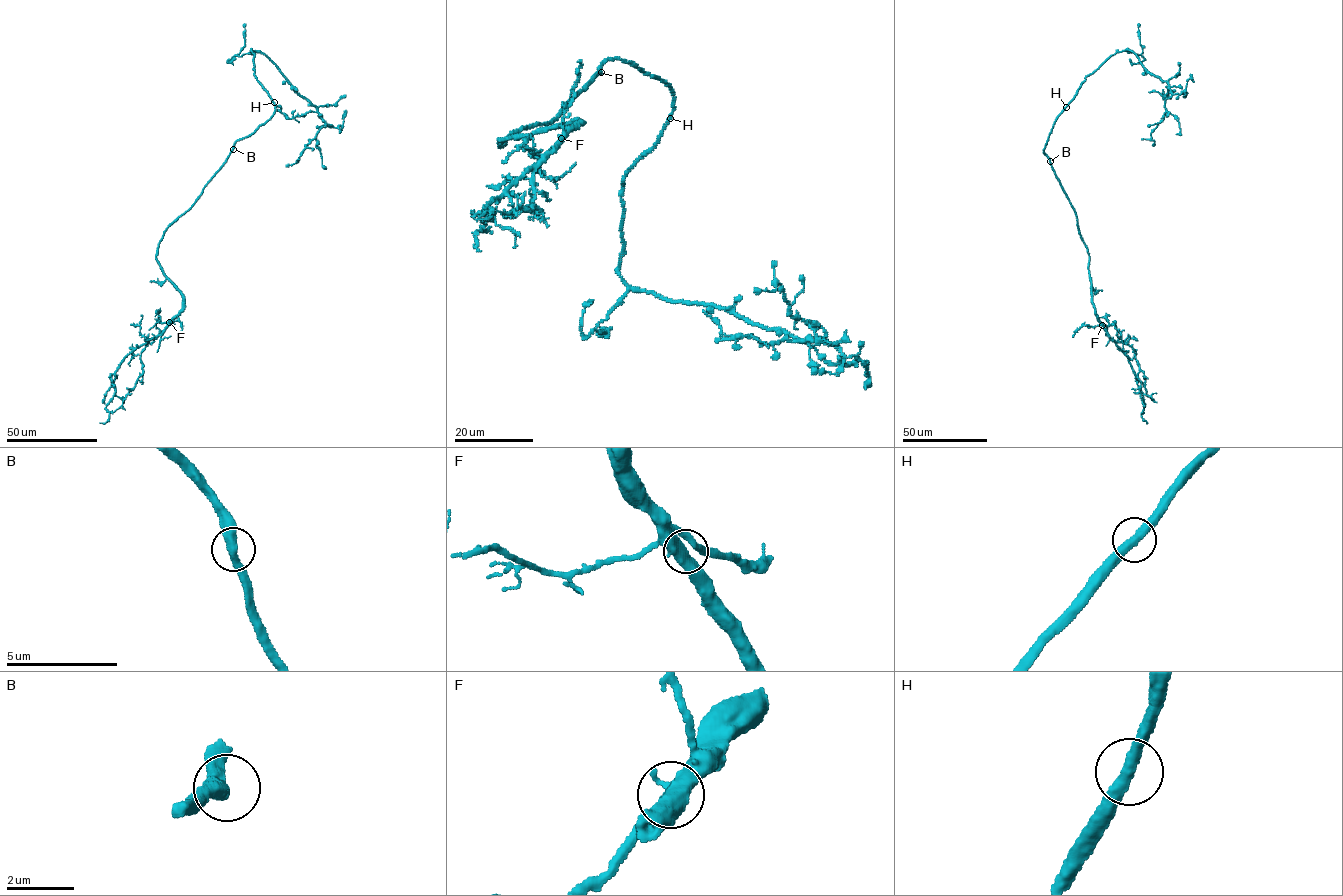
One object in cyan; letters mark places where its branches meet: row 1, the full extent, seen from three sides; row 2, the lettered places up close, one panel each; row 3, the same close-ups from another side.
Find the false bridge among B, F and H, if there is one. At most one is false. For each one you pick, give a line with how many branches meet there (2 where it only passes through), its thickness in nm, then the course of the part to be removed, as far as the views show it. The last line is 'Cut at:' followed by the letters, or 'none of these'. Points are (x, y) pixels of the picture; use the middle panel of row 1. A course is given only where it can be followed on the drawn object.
Cut at: none of these

